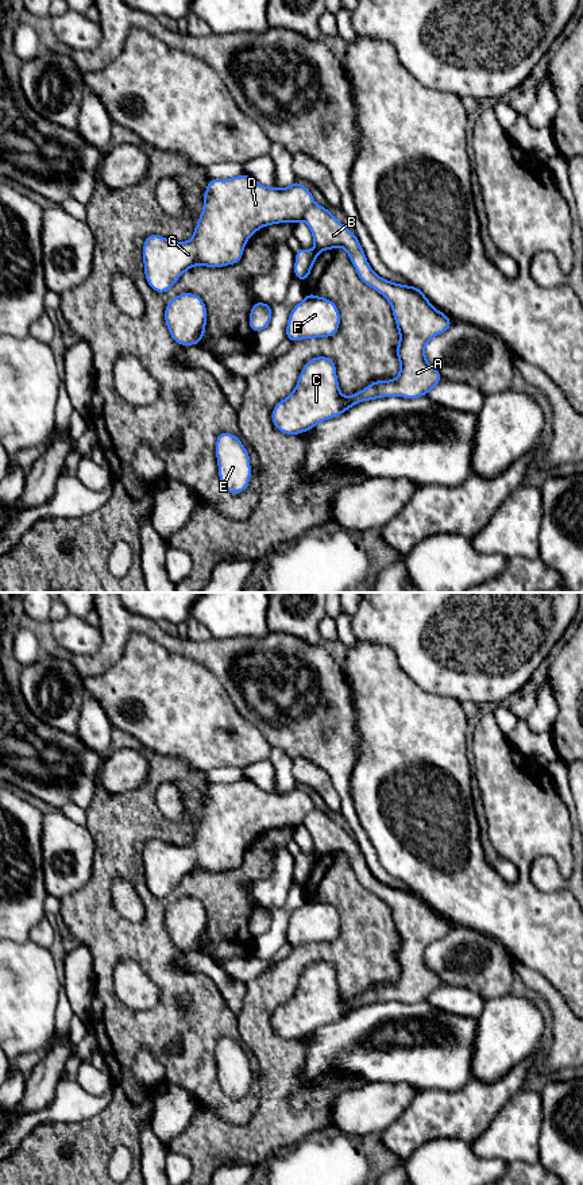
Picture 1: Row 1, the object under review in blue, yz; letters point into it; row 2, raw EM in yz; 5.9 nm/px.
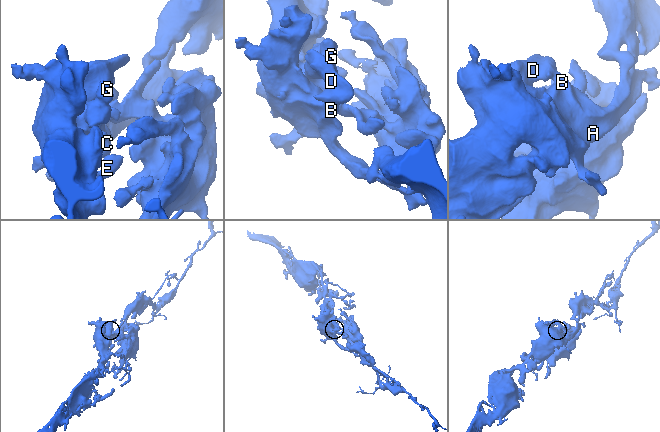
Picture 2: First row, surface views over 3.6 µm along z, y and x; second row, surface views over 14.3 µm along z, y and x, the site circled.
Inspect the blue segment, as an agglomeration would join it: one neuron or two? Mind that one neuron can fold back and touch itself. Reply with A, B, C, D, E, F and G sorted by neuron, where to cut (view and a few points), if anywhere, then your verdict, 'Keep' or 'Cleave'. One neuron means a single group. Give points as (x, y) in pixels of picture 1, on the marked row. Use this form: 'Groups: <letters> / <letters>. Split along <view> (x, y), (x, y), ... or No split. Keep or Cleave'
Groups: A B C D E F G. No split. Keep

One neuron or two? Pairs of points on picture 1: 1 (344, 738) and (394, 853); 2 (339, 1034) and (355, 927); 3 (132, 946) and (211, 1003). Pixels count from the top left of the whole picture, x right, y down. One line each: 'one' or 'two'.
1: two
2: two
3: one

